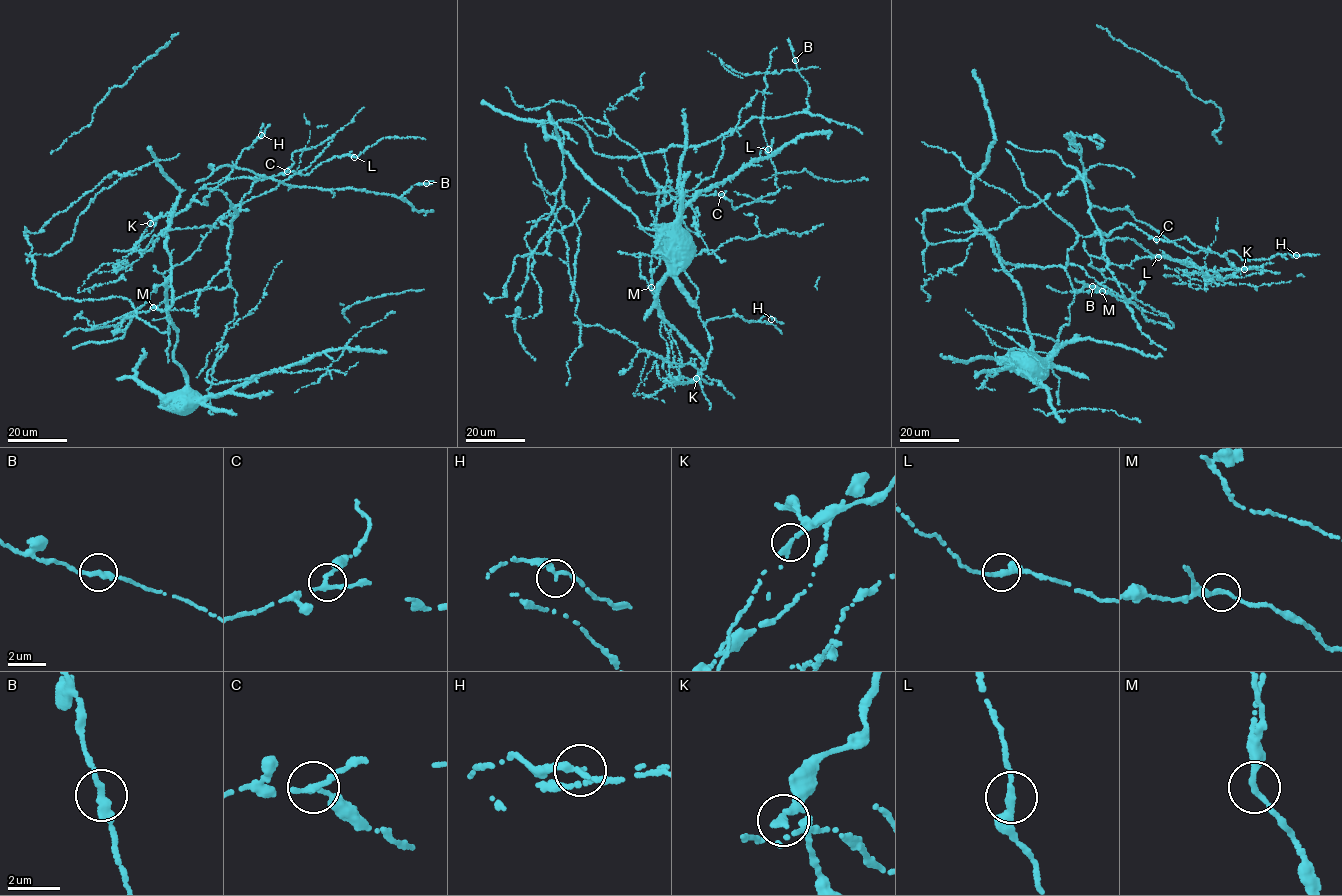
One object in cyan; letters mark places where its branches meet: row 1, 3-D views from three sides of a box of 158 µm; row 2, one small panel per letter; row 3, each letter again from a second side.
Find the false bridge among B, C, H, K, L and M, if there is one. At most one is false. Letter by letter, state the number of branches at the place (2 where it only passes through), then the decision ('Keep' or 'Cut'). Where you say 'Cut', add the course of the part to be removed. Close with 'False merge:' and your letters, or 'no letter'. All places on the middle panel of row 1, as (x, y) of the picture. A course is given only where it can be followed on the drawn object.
B: Branches: 2. Keep
C: Branches: 2. Keep
H: Branches: 2. Keep
K: Branches: 2. Cut. Course of the part to remove: (696, 378), (690, 383), (672, 383), (654, 396), (634, 395), (641, 381), (650, 350)
L: Branches: 2. Keep
M: Branches: 2. Keep
False merge: K

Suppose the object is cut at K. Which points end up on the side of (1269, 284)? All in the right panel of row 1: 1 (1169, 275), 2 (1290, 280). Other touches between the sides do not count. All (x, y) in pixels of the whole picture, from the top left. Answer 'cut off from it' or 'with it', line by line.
1: with it
2: with it

